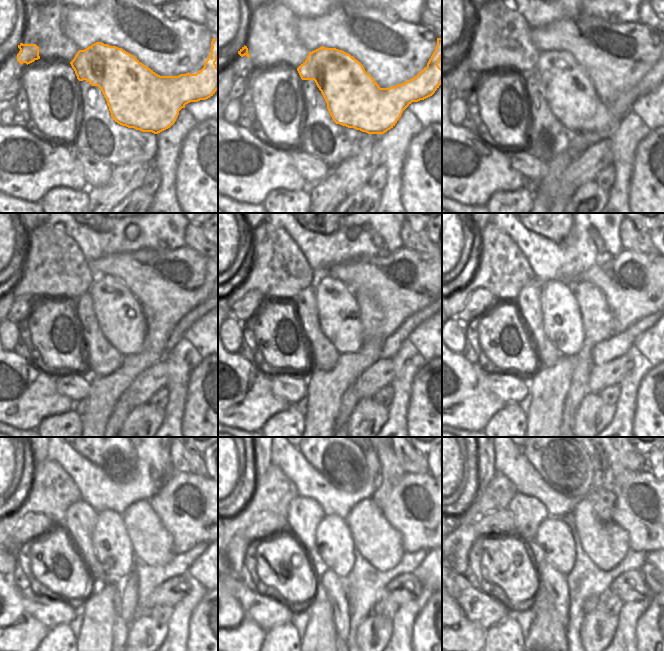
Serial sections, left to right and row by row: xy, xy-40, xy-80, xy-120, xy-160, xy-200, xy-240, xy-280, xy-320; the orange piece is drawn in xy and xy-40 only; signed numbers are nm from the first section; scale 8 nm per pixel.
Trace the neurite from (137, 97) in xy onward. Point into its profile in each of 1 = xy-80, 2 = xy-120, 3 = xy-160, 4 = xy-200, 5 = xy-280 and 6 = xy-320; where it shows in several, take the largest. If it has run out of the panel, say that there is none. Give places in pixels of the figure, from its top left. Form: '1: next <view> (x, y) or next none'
1: next xy-80 (568, 90)
2: next xy-120 (120, 317)
3: next xy-160 (337, 308)
4: next xy-200 (562, 322)
5: next xy-280 (334, 542)
6: next xy-320 (553, 536)

